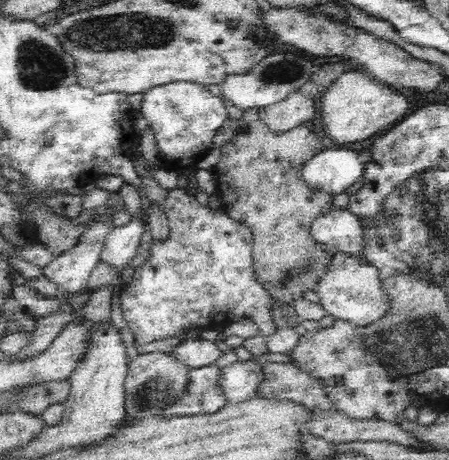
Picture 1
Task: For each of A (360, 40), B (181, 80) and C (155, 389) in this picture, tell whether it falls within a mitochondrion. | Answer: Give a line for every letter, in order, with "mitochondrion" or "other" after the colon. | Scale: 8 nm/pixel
A: other
B: other
C: mitochondrion

